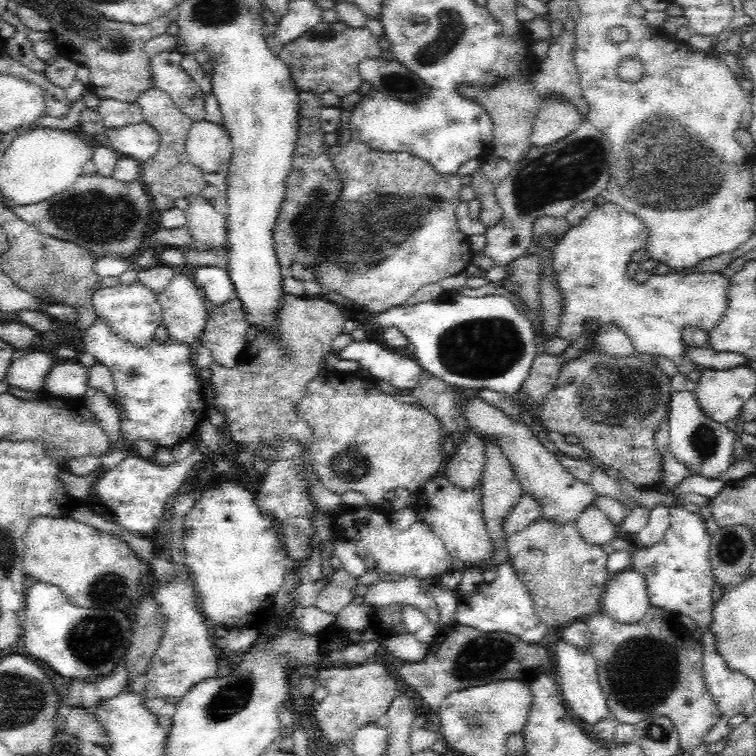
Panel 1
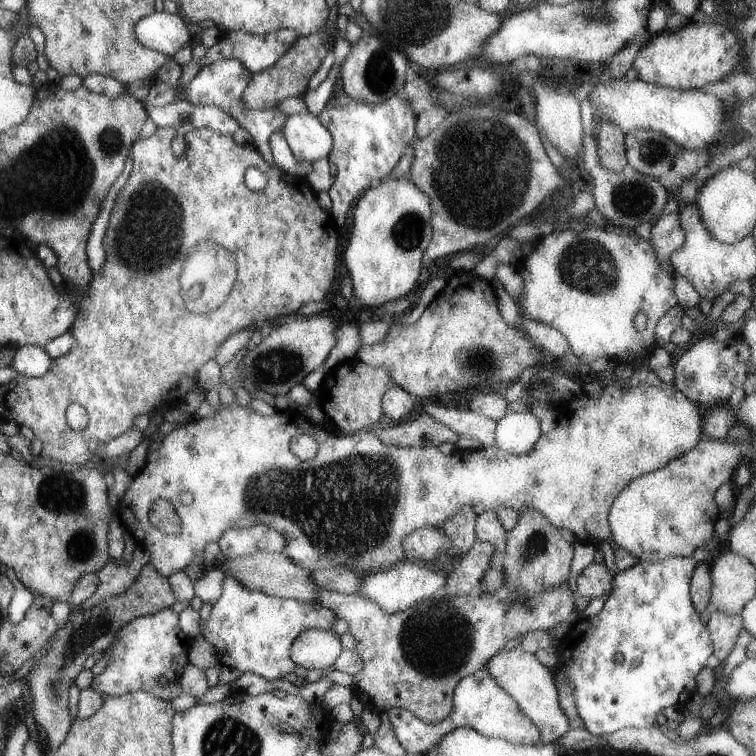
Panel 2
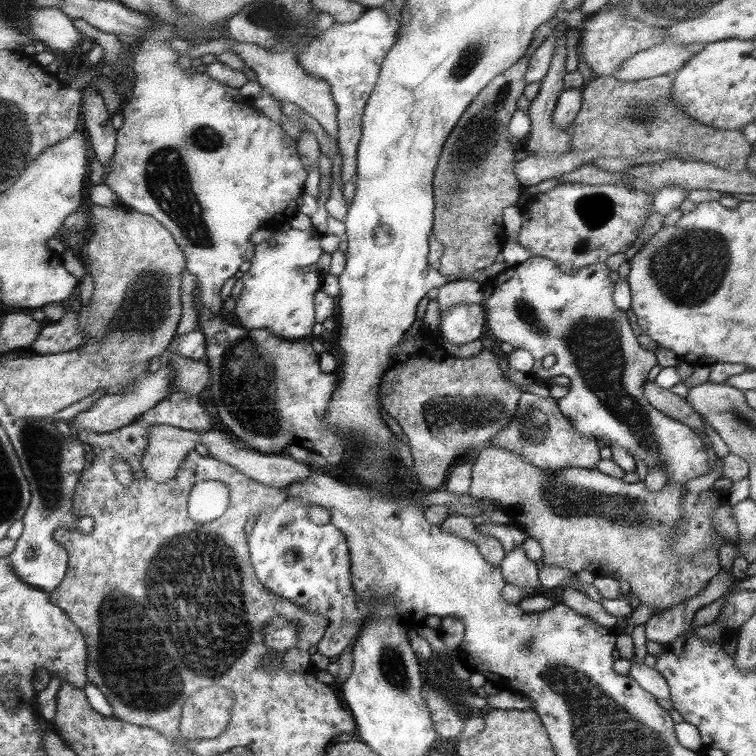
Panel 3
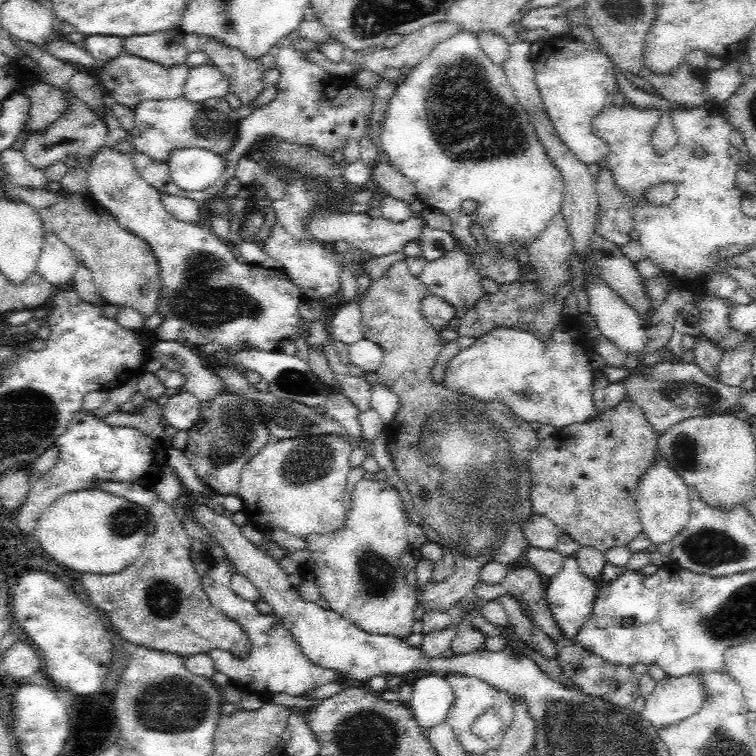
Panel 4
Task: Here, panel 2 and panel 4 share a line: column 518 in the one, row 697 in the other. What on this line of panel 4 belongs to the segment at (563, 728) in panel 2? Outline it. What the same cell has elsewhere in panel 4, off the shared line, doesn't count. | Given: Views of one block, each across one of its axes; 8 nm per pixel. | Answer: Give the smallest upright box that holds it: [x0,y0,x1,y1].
[641,675,704,730]

